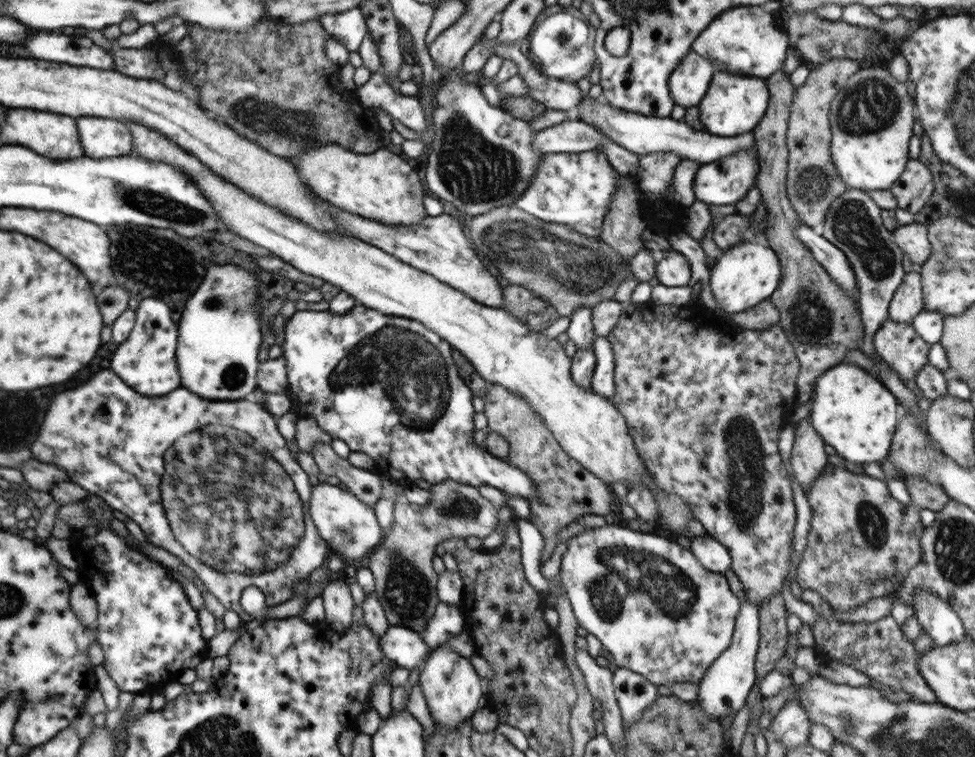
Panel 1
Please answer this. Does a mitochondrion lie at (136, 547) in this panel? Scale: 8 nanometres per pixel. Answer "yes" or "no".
no

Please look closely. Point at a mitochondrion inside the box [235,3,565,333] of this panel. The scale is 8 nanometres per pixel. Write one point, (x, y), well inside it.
(470, 166)

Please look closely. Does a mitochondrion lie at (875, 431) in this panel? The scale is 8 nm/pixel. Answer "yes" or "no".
no

